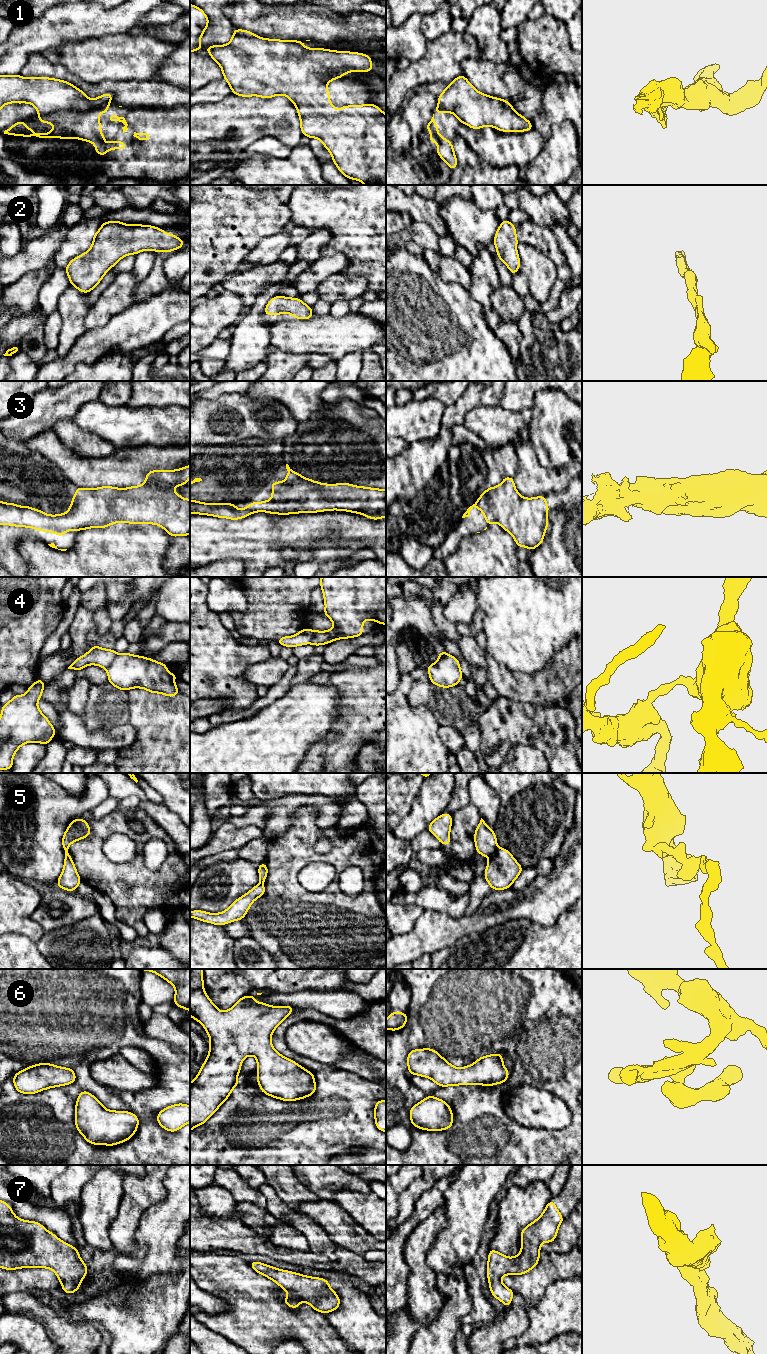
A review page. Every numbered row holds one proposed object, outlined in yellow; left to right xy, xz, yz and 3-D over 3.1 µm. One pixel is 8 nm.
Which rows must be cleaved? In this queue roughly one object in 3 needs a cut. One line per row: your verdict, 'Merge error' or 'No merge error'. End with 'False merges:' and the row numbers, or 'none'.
1: Merge error
2: No merge error
3: No merge error
4: Merge error
5: Merge error
6: No merge error
7: No merge error
False merges: 1, 4, 5

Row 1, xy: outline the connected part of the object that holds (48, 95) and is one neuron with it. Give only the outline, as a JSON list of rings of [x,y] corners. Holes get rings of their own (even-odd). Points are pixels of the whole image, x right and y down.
[[[0,75],[0,109],[9,103],[29,103],[43,118],[64,110],[86,112],[110,103],[112,98],[111,93],[105,93],[88,99],[82,90],[60,79]]]

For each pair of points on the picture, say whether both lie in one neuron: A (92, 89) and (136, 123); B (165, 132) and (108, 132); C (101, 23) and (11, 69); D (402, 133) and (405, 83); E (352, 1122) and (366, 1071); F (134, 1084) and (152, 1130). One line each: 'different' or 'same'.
A: different
B: same
C: same
D: different
E: different
F: different

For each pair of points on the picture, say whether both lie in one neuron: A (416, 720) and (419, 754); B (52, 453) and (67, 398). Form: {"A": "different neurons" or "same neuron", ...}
{"A": "same neuron", "B": "different neurons"}

